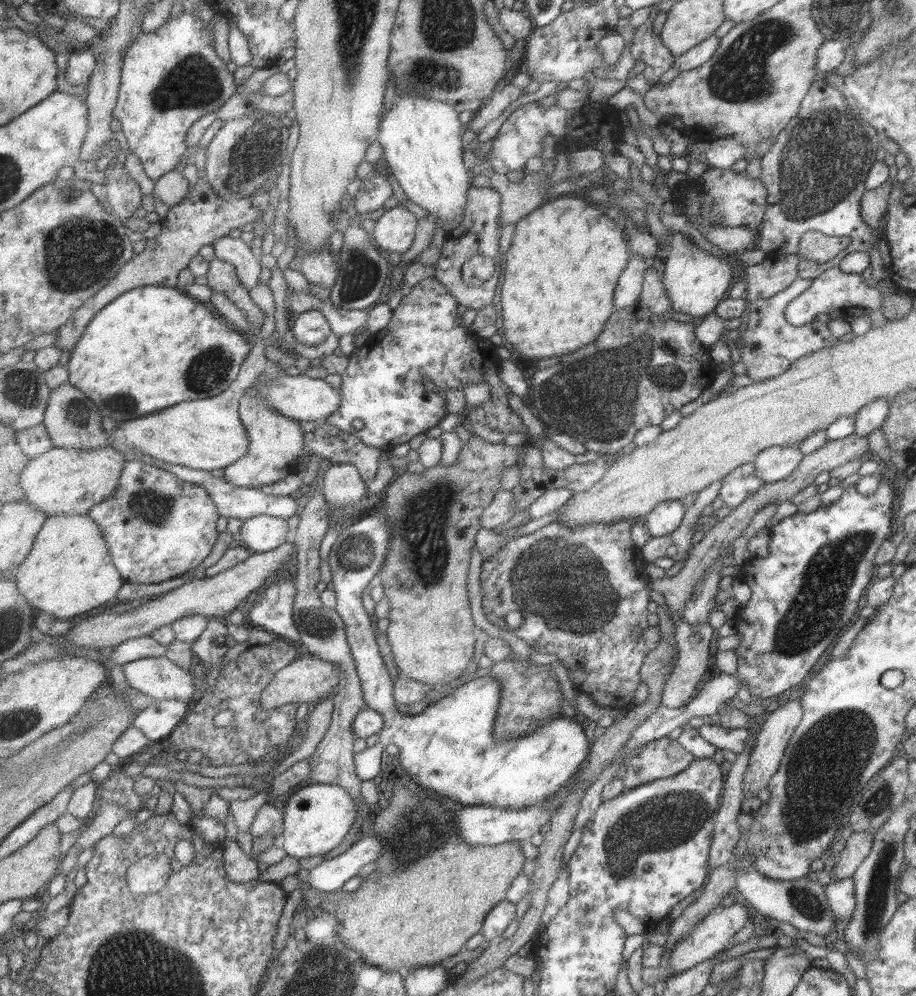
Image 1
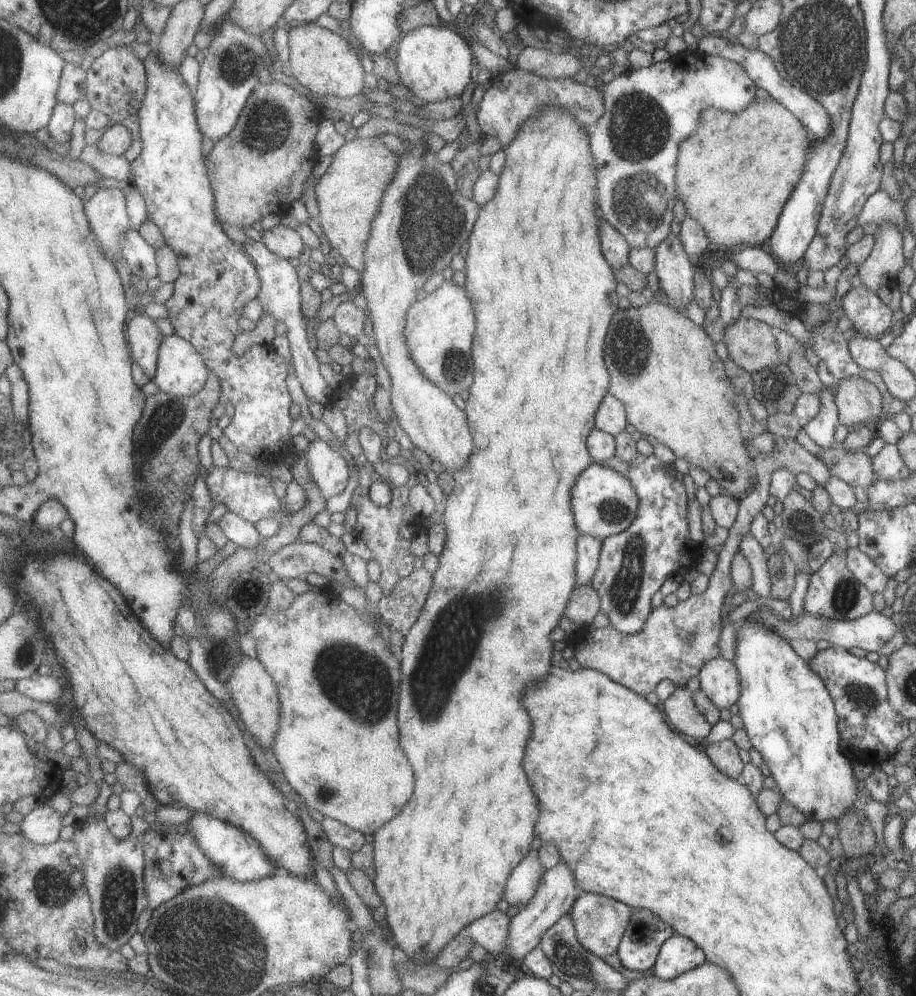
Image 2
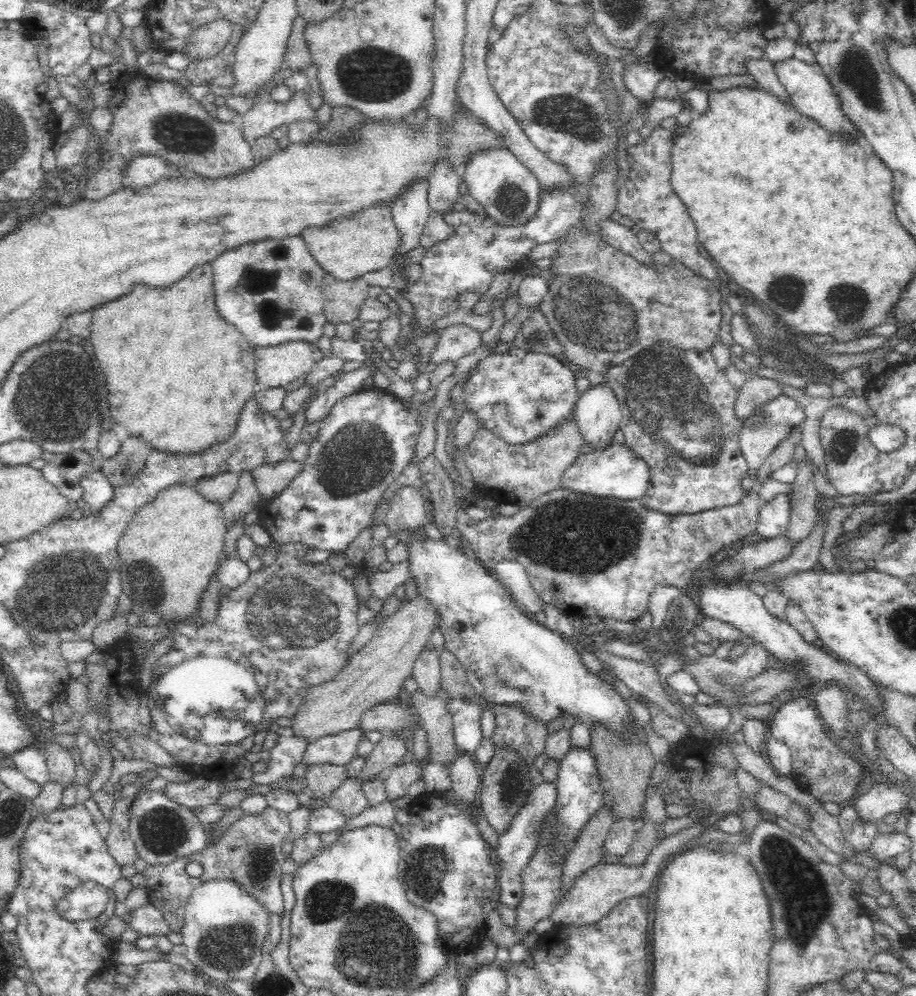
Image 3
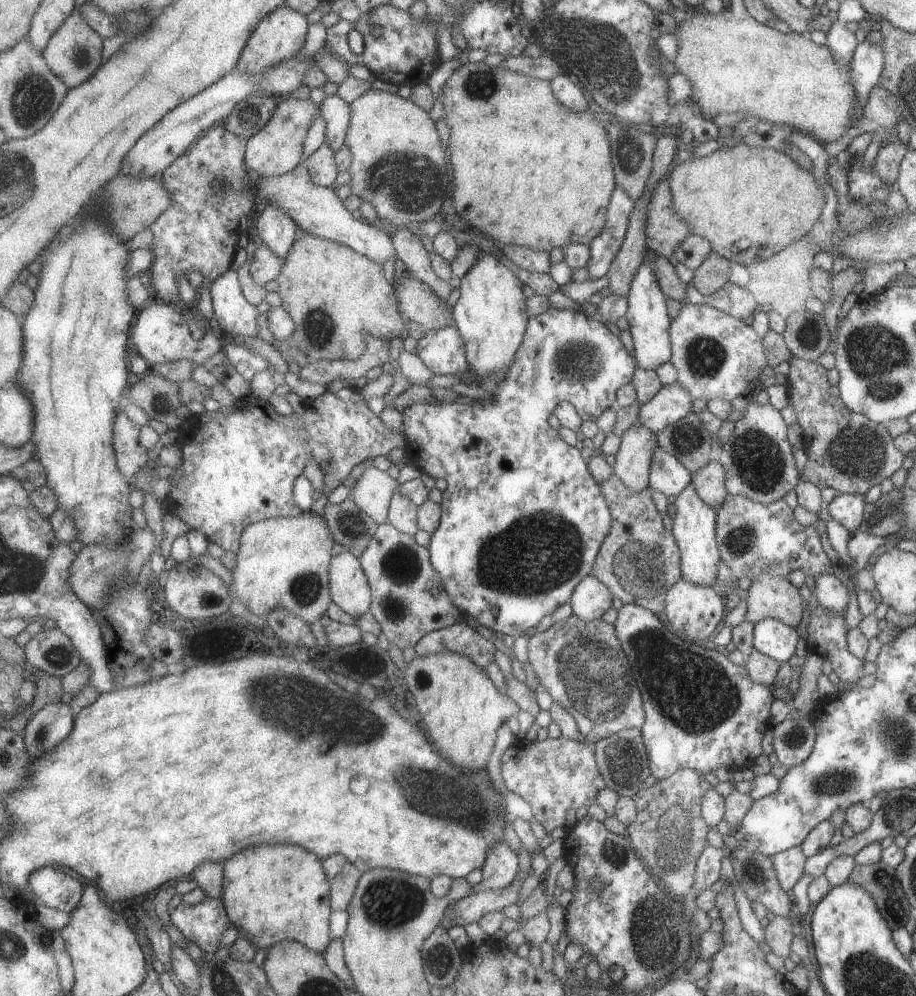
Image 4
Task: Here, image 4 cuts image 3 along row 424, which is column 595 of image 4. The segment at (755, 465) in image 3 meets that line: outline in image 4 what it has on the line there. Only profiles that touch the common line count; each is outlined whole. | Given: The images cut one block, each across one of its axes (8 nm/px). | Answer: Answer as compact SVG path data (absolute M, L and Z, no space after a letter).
M565 736L544 741L516 738L502 754L501 774L507 789L531 806L533 816L549 833L564 828L569 808L592 805L597 792L605 787L594 757L594 743Z

